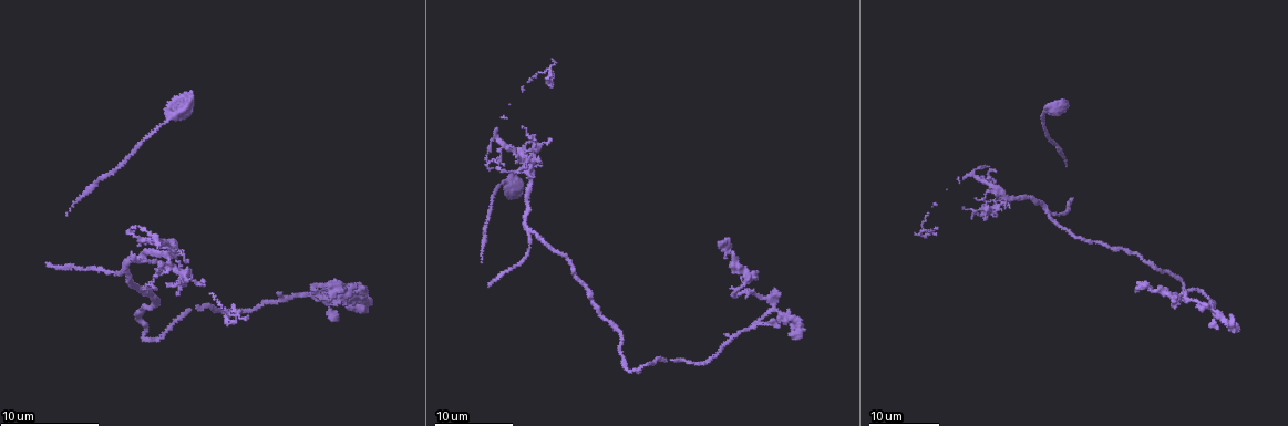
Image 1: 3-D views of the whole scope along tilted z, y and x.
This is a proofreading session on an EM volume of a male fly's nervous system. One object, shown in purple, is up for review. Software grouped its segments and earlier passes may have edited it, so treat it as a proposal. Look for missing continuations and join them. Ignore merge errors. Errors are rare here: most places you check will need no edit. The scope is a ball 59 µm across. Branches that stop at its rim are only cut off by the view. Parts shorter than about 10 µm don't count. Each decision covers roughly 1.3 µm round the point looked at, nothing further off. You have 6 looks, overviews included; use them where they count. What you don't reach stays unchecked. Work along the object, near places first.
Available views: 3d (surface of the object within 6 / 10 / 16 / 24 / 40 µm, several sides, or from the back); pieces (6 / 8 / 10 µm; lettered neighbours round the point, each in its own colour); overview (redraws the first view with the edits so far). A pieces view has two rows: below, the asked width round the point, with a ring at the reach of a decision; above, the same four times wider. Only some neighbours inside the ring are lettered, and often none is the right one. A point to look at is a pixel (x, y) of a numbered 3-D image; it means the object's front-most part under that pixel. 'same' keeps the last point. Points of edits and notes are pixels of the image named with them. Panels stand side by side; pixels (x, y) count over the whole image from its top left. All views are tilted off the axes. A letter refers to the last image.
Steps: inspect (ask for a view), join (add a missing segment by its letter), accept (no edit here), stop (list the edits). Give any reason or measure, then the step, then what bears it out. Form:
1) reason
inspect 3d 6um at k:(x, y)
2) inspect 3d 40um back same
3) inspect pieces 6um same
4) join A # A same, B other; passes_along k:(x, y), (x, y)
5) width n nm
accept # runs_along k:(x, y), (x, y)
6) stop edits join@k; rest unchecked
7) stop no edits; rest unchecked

free end
inspect 3d 16um at 1:(353, 285)

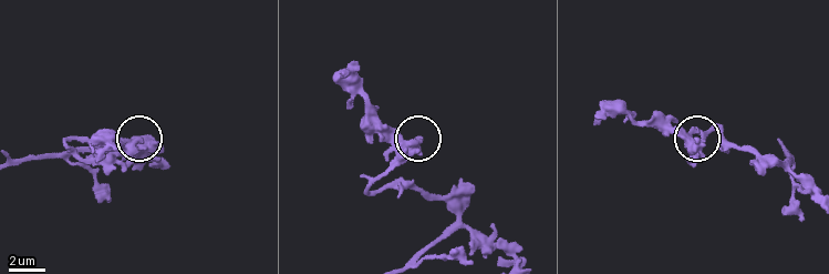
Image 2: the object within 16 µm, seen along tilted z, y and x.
inspect pieces 8um at 2:(139, 140)

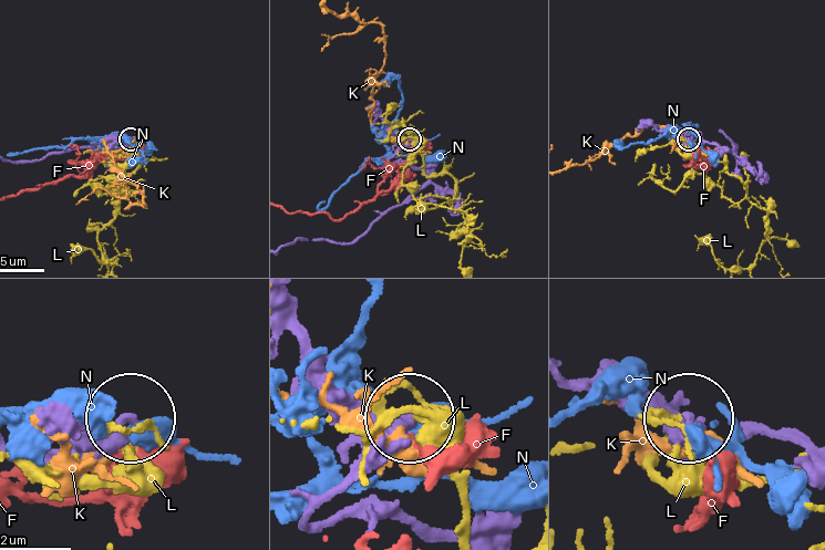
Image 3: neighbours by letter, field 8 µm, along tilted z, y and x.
accept # F other, K other, L other, N other; no lettered segment goes on from it

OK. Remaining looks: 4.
branch stops here
inspect 3d 24um at 1:(350, 304)

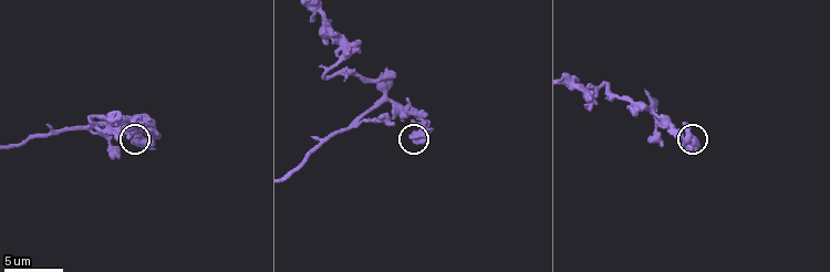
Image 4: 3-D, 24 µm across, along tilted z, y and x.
inspect pieces 6um at 4:(696, 142)

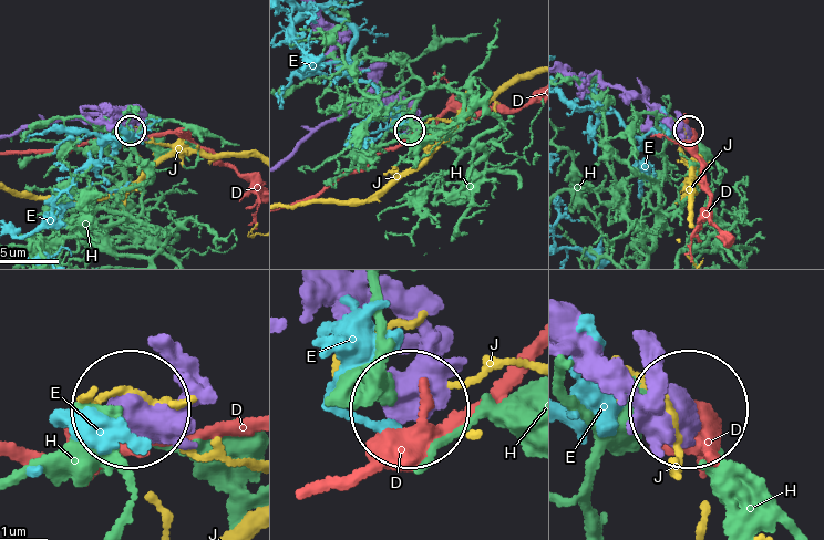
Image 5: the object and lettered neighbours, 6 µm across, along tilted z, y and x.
accept # D other, E other, H other, J other; no lettered segment goes on from it

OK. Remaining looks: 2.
inspect 3d 24um at 1:(331, 297)

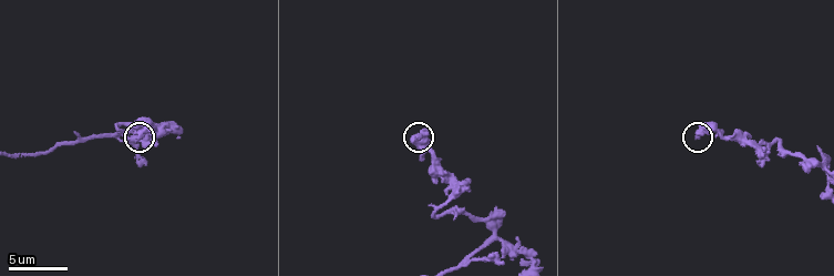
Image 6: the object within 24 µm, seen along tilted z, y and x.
inspect pieces 6um at 6:(697, 136)

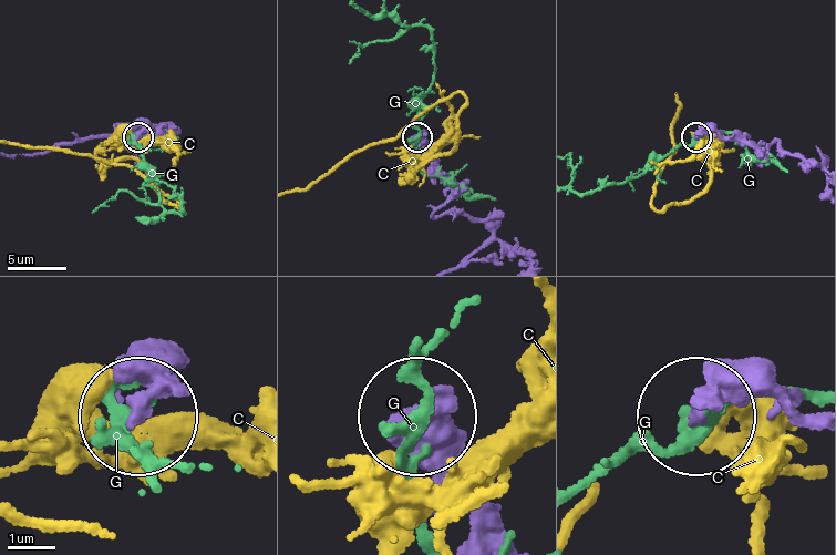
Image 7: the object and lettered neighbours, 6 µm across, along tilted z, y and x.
accept # C other, G other; runs_along 7:(805, 413), (746, 399), (699, 418); none of them fits

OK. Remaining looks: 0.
stop no edits; rest unchecked

